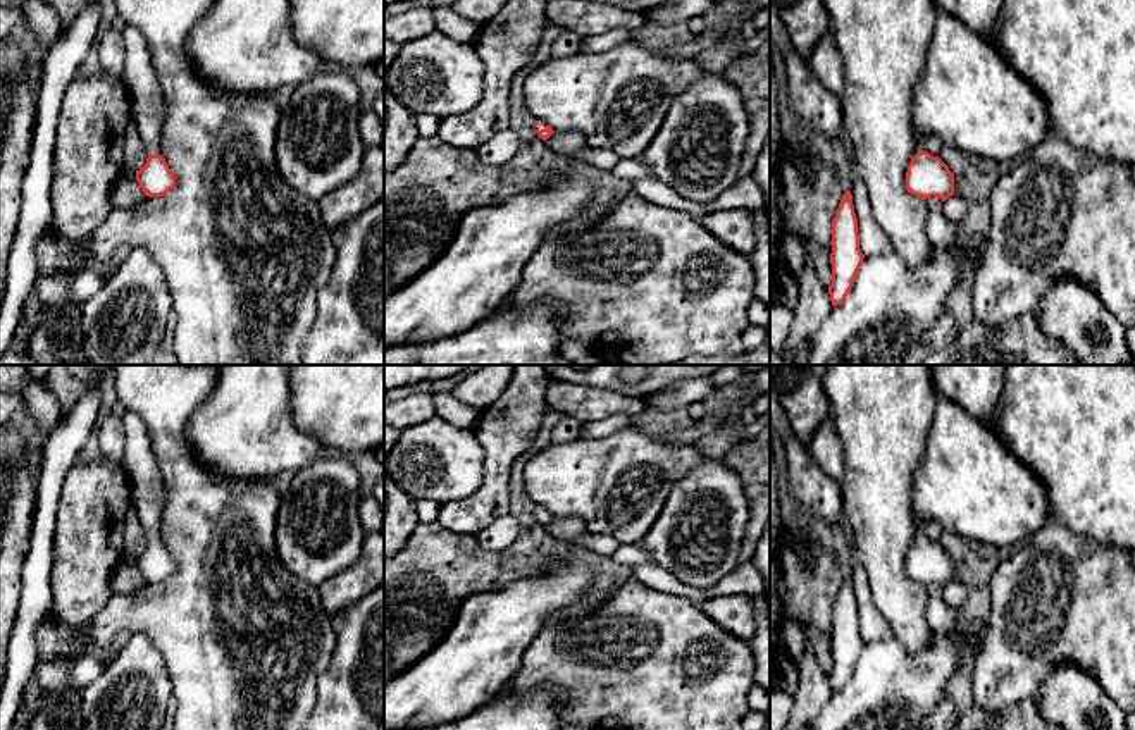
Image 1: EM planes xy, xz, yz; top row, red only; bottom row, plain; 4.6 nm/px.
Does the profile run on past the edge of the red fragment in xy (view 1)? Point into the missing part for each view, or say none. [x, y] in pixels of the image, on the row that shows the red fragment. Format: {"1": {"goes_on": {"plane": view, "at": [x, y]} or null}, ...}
{"1": {"goes_on": {"plane": "xy", "at": [145, 97]}}}

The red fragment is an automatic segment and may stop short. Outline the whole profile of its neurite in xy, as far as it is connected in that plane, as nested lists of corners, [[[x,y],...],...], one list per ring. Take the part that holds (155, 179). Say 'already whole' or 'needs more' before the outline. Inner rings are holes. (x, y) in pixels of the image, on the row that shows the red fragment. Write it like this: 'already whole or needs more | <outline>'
needs more | [[[126,24],[122,31],[126,62],[122,83],[129,98],[131,119],[148,152],[146,165],[136,170],[136,181],[146,196],[164,196],[176,188],[176,177],[160,155],[164,126],[164,96],[157,79],[145,34]]]

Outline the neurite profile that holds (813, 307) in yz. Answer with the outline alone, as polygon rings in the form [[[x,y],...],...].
[[[806,258],[804,267],[796,279],[799,282],[799,301],[792,310],[794,320],[782,351],[789,355],[792,365],[804,365],[811,339],[832,312],[834,305],[830,301],[828,288],[820,281]]]

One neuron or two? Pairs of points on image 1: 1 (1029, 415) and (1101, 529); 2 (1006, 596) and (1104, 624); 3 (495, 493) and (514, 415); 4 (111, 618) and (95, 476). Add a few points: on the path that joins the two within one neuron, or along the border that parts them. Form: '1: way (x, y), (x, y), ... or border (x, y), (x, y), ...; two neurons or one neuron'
1: way (1056, 443), (1099, 486), (1099, 501); one neuron
2: way (1030, 598), (1048, 598), (1053, 603), (1080, 606); one neuron
3: way (496, 474), (505, 434); one neuron
4: border (112, 596), (85, 631); two neurons

